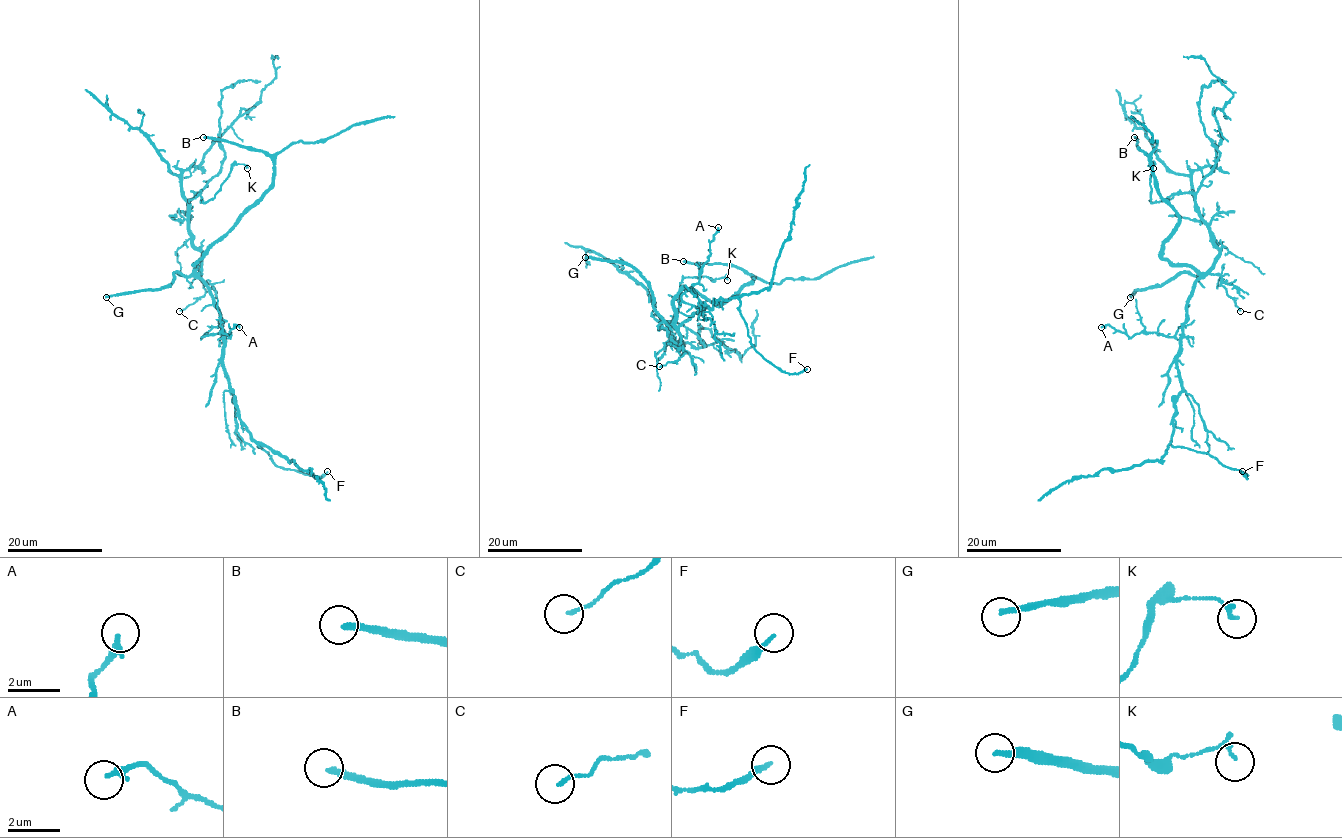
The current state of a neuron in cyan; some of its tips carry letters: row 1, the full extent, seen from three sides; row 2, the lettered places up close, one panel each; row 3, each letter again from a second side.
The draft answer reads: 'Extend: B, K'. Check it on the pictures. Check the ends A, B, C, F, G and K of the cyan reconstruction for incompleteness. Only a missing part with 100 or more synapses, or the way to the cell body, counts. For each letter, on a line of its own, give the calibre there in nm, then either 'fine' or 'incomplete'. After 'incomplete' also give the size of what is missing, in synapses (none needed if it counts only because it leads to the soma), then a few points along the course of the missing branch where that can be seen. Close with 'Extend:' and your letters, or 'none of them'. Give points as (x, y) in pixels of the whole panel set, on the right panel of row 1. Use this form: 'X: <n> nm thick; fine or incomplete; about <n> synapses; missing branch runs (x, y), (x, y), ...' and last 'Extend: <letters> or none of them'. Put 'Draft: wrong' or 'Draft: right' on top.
Draft: wrong
A: 240 nm thick; fine
B: 200 nm thick; incomplete; about 550 synapses
C: 120 nm thick; fine
F: 180 nm thick; fine
G: 190 nm thick; incomplete
K: 90 nm thick; fine
Extend: B, G

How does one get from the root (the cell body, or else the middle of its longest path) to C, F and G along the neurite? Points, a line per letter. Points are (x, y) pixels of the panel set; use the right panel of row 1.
C: (1191, 293), (1192, 286), (1202, 276), (1219, 274), (1221, 284), (1240, 311)
F: (1191, 293), (1177, 358), (1182, 390), (1175, 403), (1171, 444), (1207, 452), (1247, 478), (1242, 471)
G: (1191, 293), (1200, 277), (1182, 272), (1160, 284), (1136, 290), (1130, 297)

